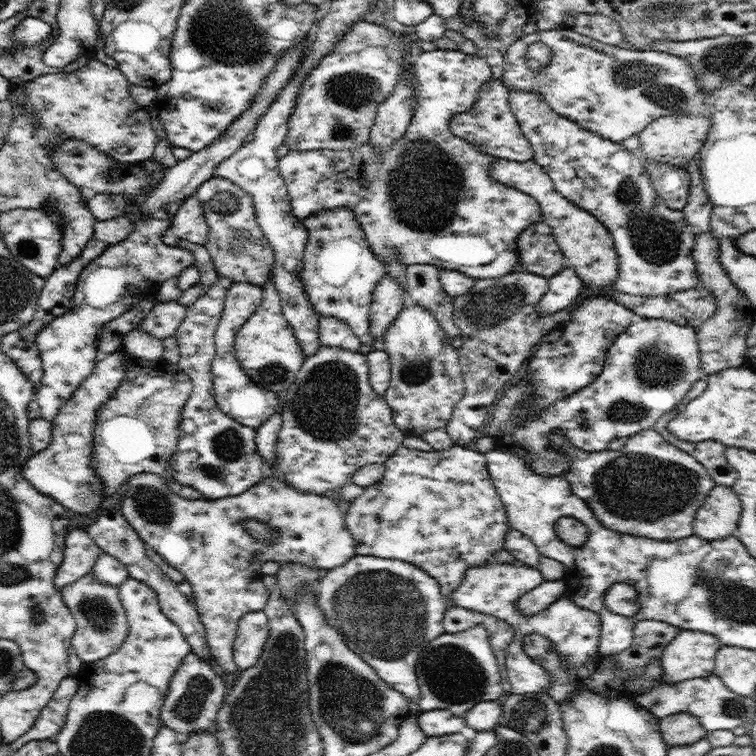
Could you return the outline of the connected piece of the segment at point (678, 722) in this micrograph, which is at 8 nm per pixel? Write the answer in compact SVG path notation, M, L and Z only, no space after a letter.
M678 712L659 719L659 728L666 744L689 745L707 736L707 730L698 718L688 712Z

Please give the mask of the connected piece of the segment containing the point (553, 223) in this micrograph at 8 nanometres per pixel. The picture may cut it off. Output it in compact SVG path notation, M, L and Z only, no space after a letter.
M497 158L490 168L490 175L510 187L520 189L520 192L529 194L540 205L543 221L552 230L552 236L564 255L564 268L574 268L578 278L590 288L600 288L603 291L613 289L614 281L618 278L618 253L613 237L592 213L564 198L555 189L552 179L540 164L536 164L534 160L514 162Z

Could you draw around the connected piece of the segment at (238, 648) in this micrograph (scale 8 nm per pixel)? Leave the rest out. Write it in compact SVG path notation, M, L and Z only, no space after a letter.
M246 612L238 621L238 632L233 644L234 662L240 671L253 667L262 655L269 635L266 613Z

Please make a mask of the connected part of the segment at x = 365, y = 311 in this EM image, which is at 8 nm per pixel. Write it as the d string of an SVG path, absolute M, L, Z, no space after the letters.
M336 208L326 212L314 212L303 220L307 231L302 274L308 299L319 316L338 317L360 339L364 349L374 345L370 331L370 307L376 283L386 275L387 265L380 262L361 232L360 222L350 208Z

